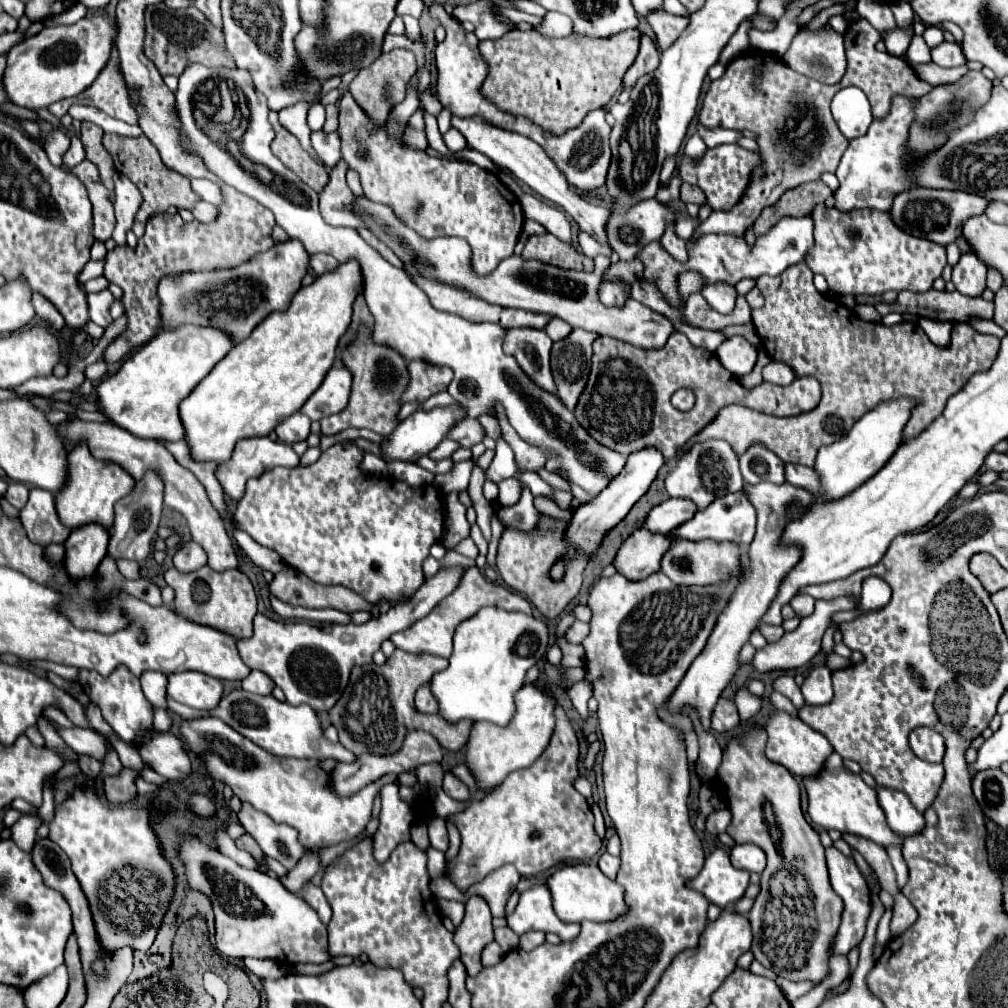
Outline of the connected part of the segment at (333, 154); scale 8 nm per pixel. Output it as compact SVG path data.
M318 130L318 132L310 134L310 142L312 142L314 152L318 154L318 158L326 166L332 168L338 162L338 158L342 158L340 156L340 138L338 138L338 134L326 134L326 132Z

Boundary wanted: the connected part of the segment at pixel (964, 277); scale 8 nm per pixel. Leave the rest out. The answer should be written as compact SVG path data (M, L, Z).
M962 254L960 262L954 266L952 282L956 290L966 296L982 296L986 290L986 266L974 254Z

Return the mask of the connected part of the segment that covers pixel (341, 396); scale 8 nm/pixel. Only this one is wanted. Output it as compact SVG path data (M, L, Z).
M334 366L326 374L324 384L304 402L300 412L314 422L320 422L330 414L338 414L348 404L350 386L352 386L350 370L344 366Z

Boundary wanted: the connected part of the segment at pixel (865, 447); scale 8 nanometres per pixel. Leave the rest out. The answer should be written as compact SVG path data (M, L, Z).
M912 398L880 402L852 426L852 430L848 432L846 438L820 448L814 470L822 478L824 496L822 498L816 496L814 502L838 500L838 498L846 496L848 492L856 490L858 486L862 486L868 478L872 478L890 460L890 456L898 450L898 446L902 442L902 430L906 426L906 422L910 420L910 410L914 410L912 406L914 406Z

